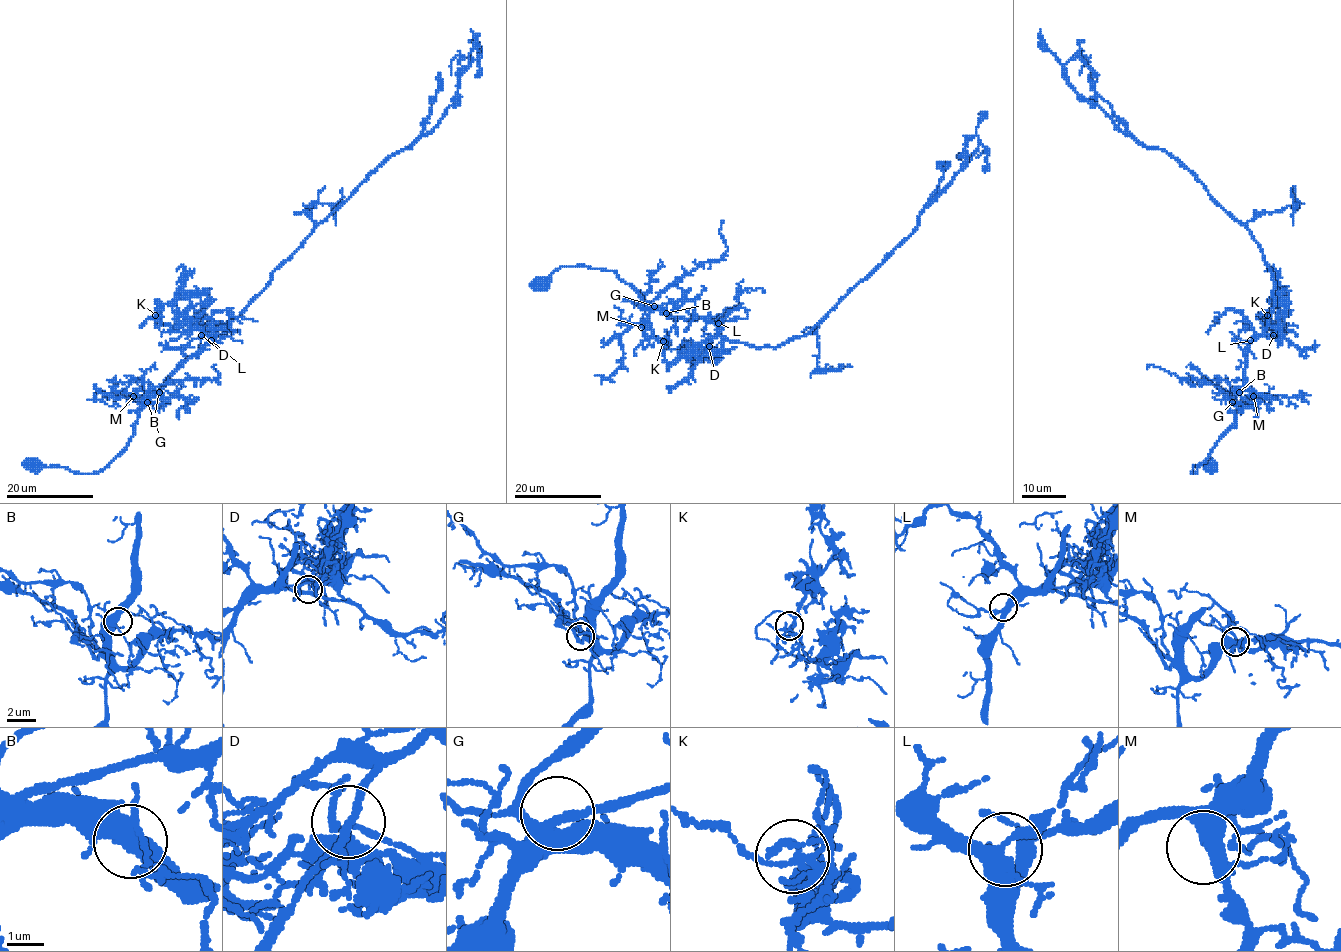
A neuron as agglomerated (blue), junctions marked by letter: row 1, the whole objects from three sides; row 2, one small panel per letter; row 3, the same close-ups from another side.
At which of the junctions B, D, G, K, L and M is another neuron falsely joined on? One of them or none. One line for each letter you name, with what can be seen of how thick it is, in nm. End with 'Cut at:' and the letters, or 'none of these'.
D: calibre 180 nm
Cut at: D

